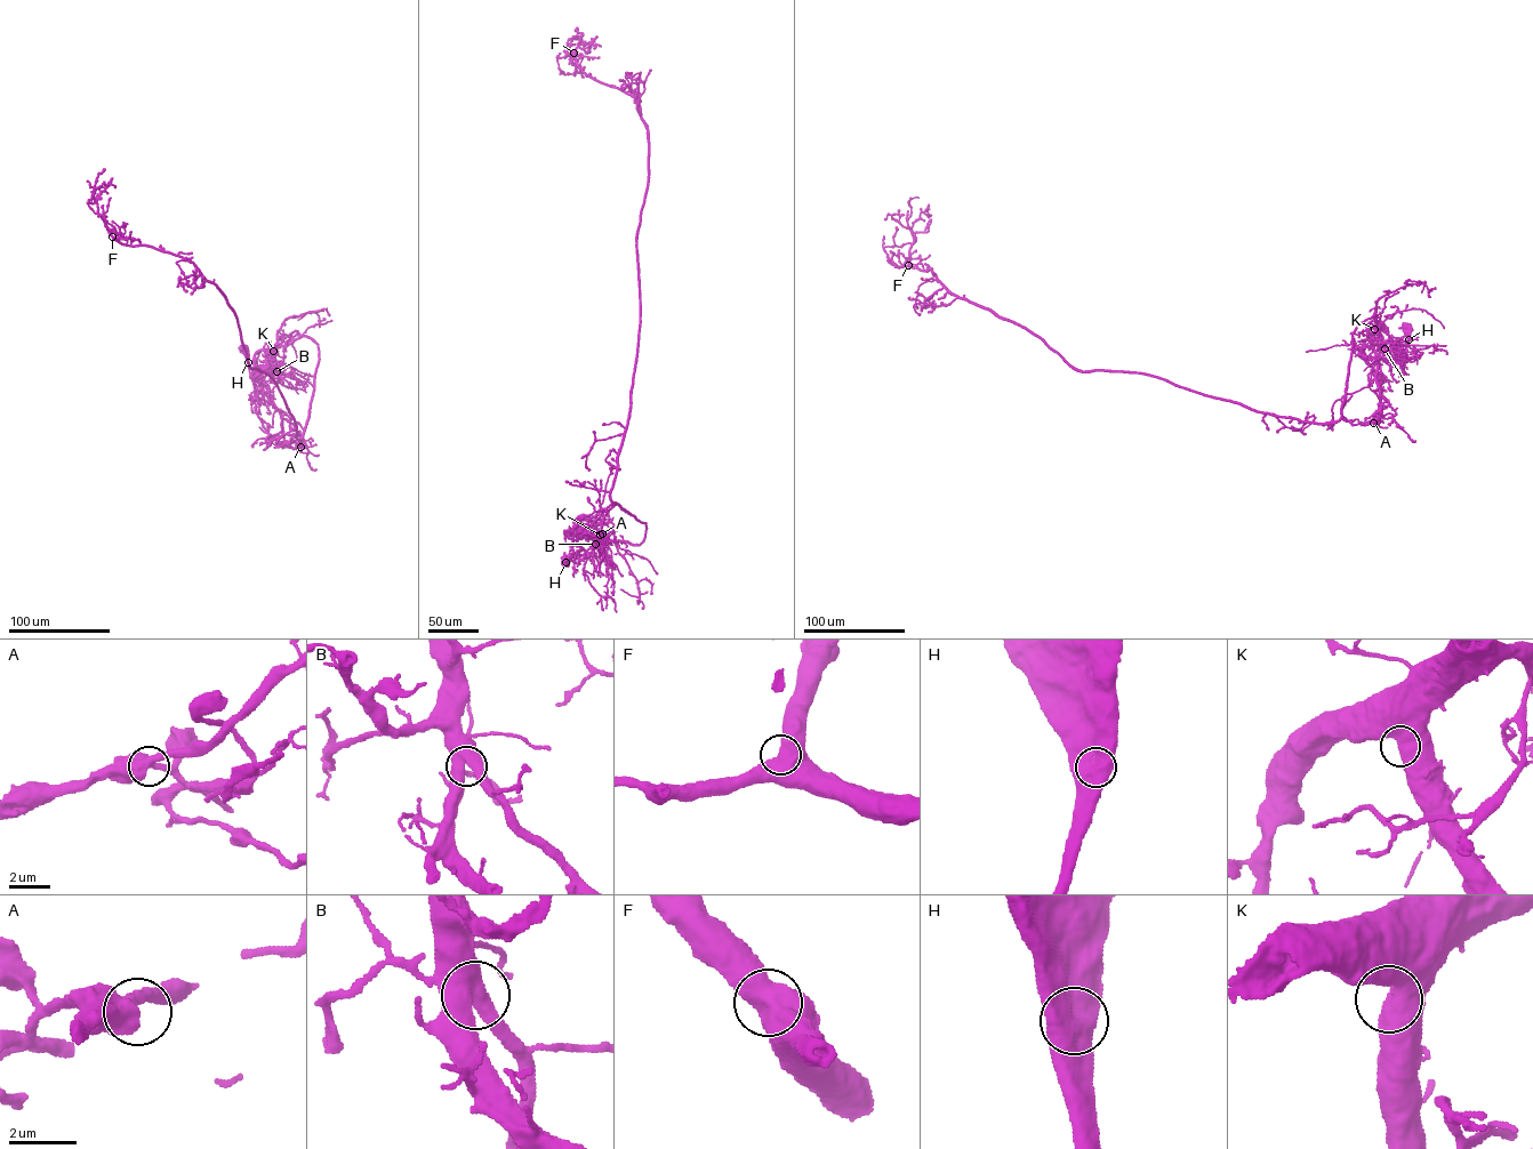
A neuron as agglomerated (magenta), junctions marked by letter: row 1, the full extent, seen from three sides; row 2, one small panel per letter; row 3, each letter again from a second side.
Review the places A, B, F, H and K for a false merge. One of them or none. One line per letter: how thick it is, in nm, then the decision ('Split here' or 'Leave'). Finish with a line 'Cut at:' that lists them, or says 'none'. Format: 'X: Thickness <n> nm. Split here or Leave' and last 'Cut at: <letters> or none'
A: Thickness 600 nm. Leave
B: Thickness 550 nm. Leave
F: Thickness 800 nm. Leave
H: Thickness 1200 nm. Leave
K: Thickness 850 nm. Leave
Cut at: none

